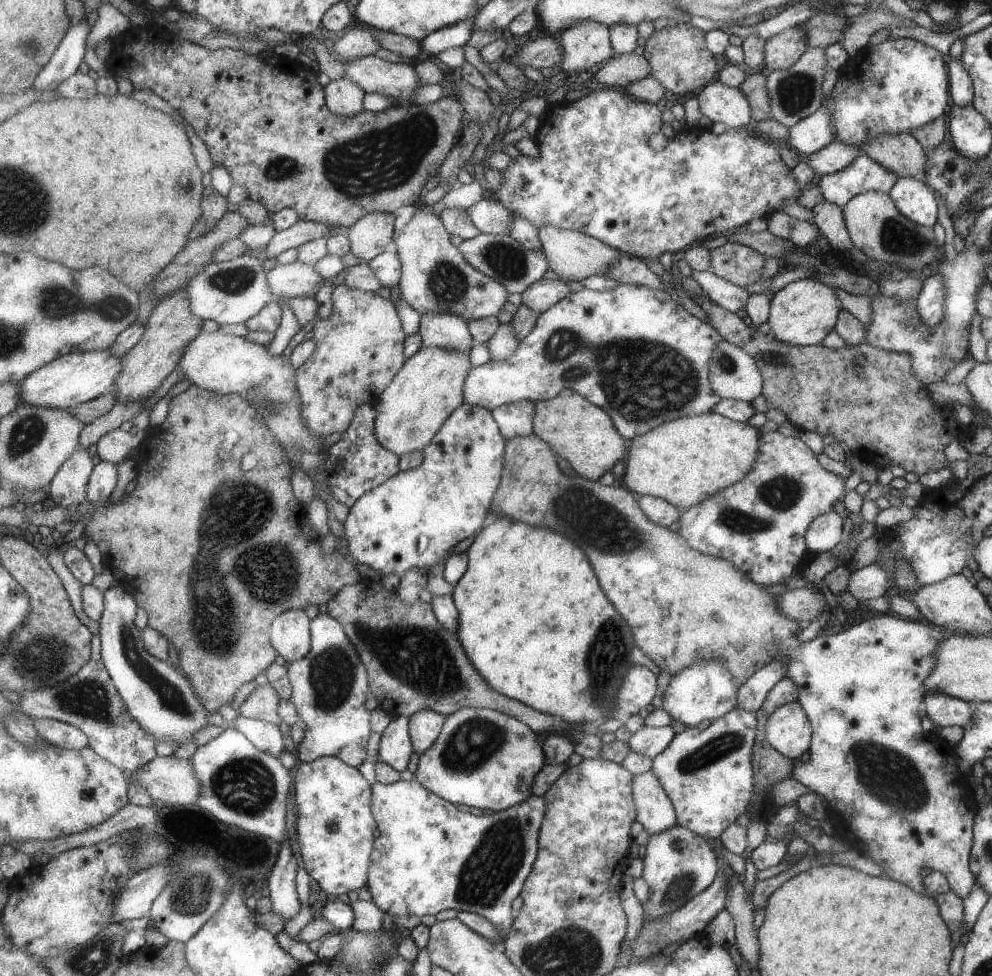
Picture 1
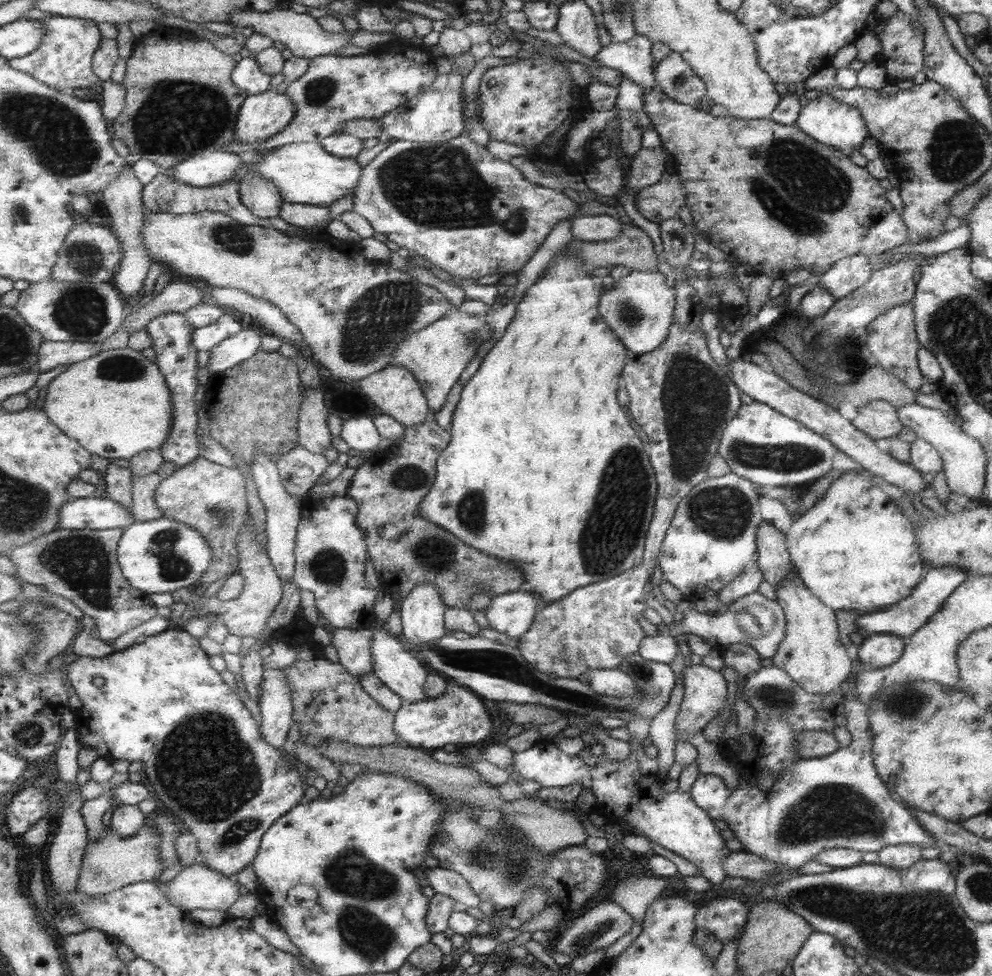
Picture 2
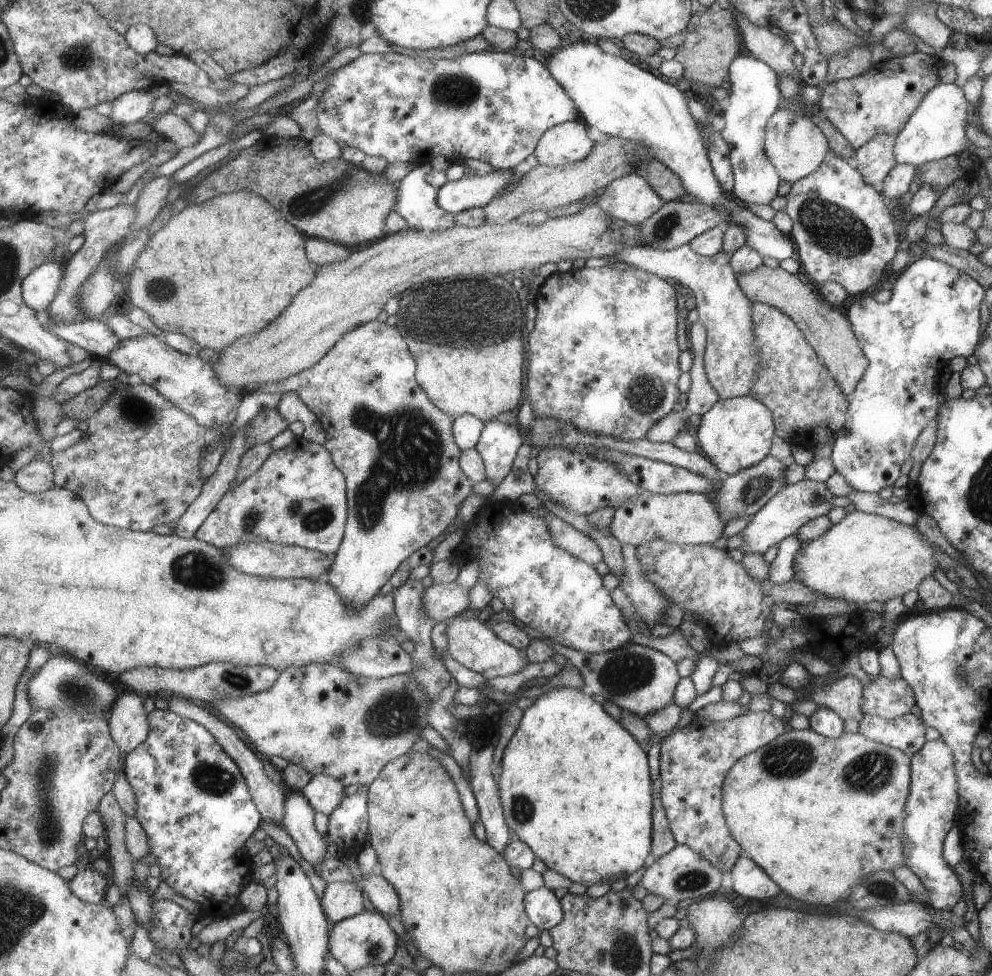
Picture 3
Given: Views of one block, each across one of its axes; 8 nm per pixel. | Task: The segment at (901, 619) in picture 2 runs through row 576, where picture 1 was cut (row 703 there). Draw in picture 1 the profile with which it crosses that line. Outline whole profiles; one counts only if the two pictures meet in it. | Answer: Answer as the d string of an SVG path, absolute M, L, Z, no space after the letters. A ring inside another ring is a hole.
M925 694L925 712L927 718L935 724L935 728L969 728L971 722L971 708L969 702L945 696L945 694Z

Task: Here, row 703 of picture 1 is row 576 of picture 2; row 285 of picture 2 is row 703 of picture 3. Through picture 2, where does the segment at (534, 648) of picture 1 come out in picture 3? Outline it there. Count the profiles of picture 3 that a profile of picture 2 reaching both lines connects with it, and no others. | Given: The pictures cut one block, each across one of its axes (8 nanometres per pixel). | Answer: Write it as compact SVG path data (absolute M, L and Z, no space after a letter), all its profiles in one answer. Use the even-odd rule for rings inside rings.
M555 690L555 692L541 692L537 694L537 702L525 712L525 718L513 736L511 744L505 750L503 758L503 776L499 780L501 788L501 802L505 810L505 820L507 826L511 828L513 836L521 842L525 842L537 860L541 860L547 870L553 870L565 878L569 878L573 884L581 884L585 888L591 886L613 886L615 882L627 880L631 874L639 872L639 868L645 864L645 858L649 854L649 832L651 832L651 776L649 776L649 766L647 766L647 754L641 750L641 746L621 728L611 716L603 712L599 704L595 704L589 696L581 694L581 690Z

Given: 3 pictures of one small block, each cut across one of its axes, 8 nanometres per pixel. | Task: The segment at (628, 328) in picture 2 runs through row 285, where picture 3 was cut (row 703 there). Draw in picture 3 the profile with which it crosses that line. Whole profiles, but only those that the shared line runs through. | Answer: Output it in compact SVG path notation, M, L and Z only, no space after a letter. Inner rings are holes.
M625 644L617 650L589 656L579 650L569 650L561 646L559 652L569 658L571 666L581 670L581 694L589 698L599 696L601 700L611 700L615 706L619 706L619 710L627 710L639 718L661 710L661 706L667 706L669 700L673 702L673 694L681 684L677 664L673 664L665 654L653 648Z

